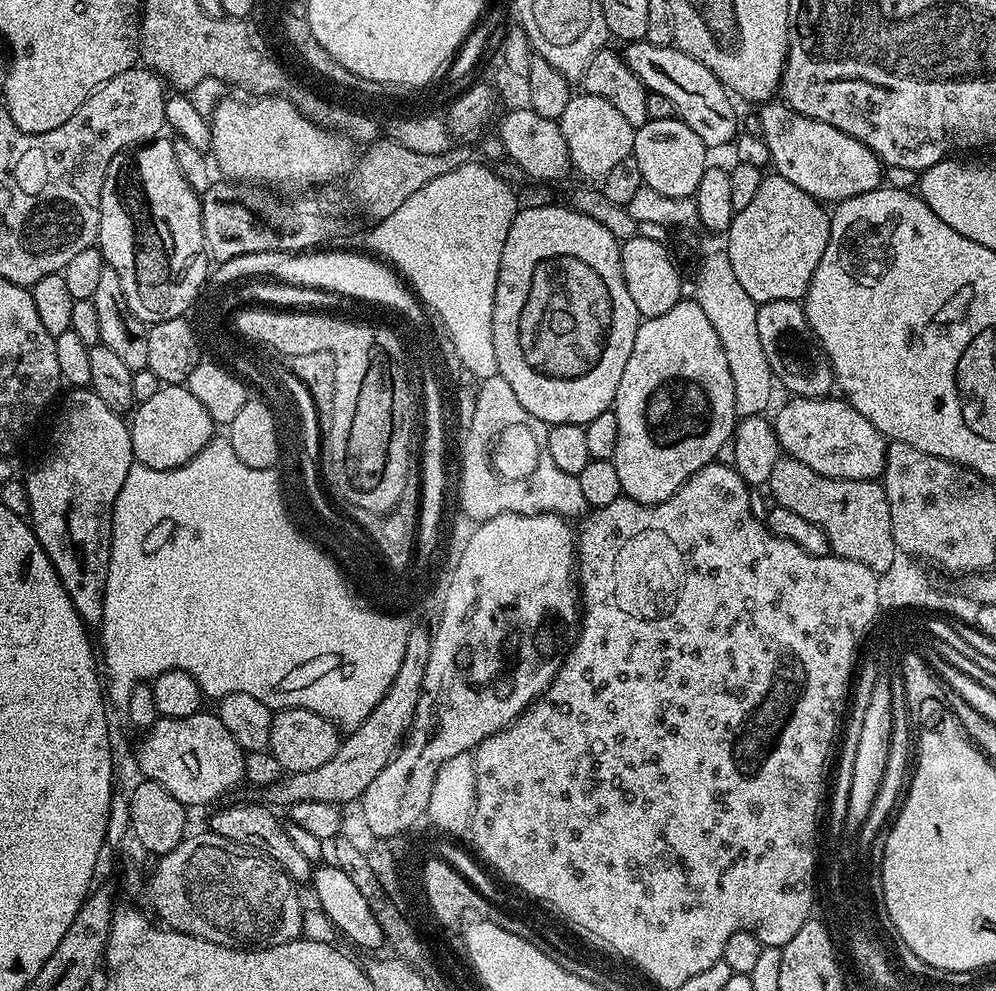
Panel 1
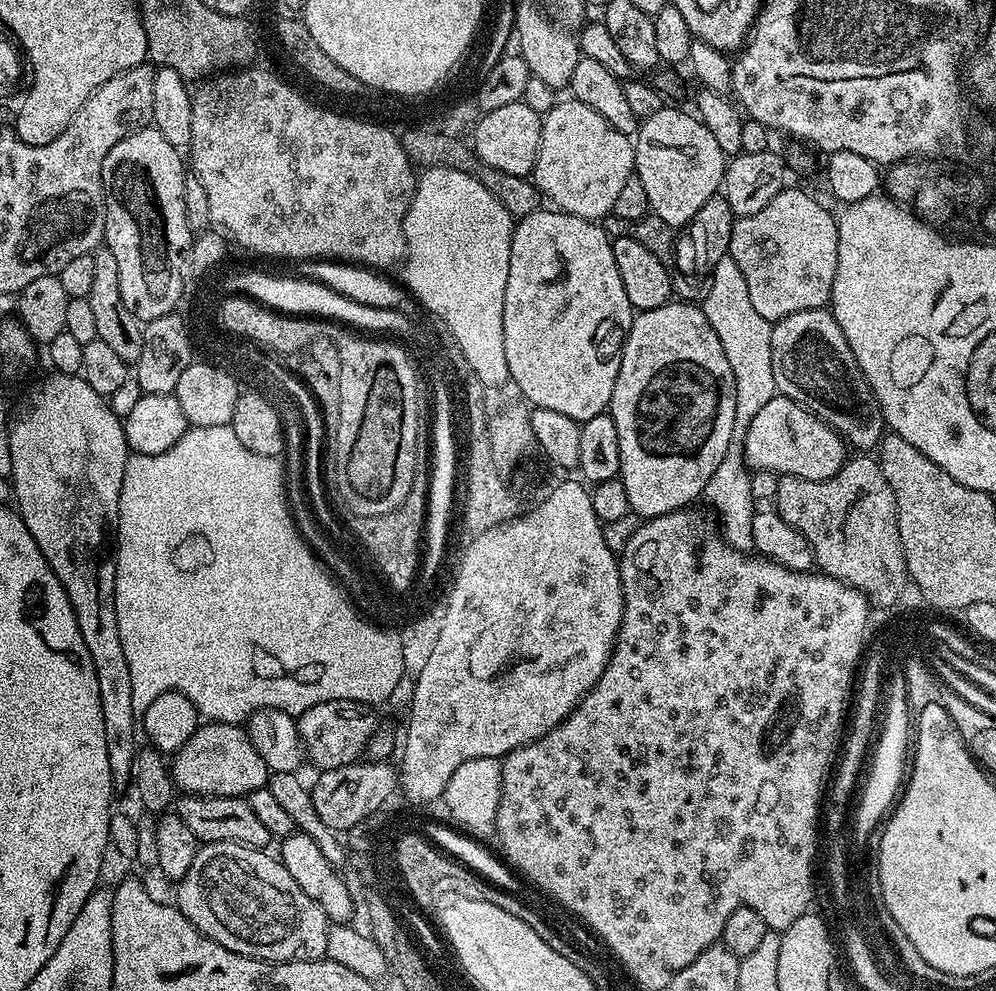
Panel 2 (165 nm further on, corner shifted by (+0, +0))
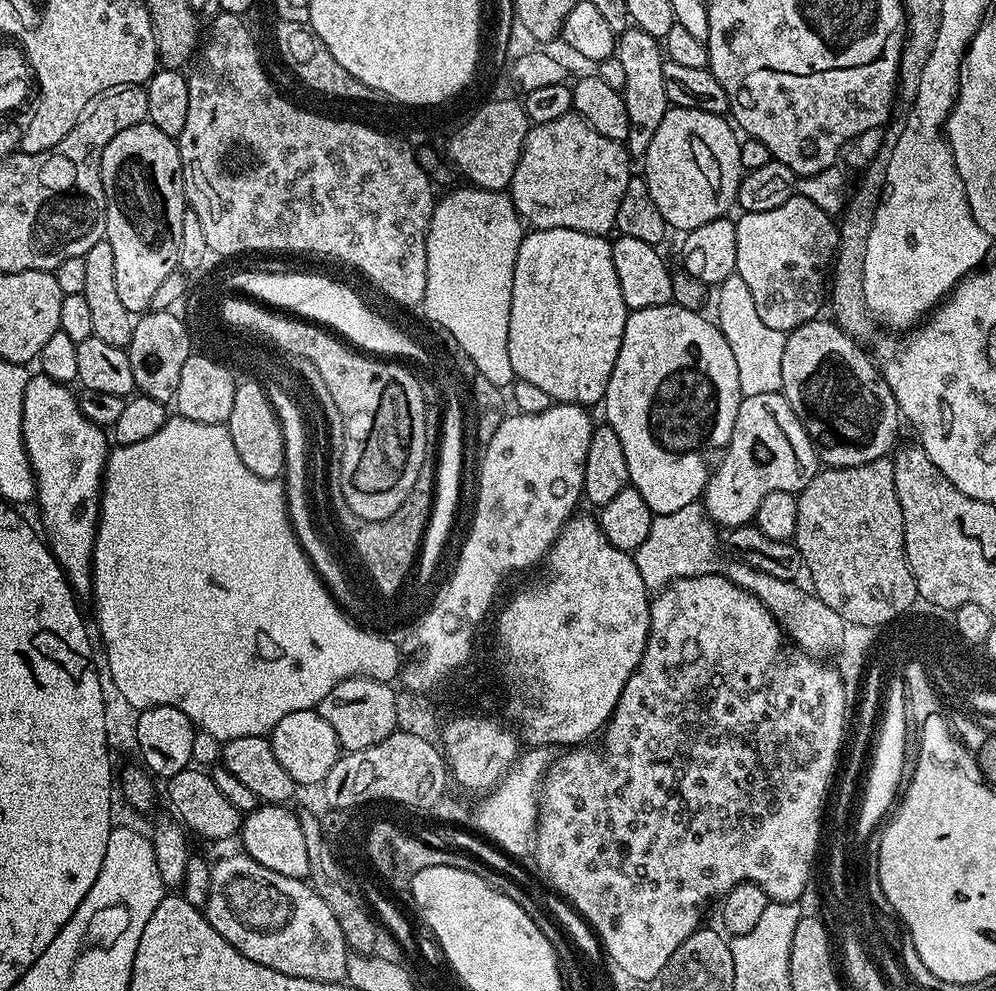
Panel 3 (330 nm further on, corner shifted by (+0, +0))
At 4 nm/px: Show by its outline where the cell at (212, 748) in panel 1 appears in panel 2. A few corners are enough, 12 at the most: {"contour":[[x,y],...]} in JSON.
{"contour":[[204,722],[170,760],[193,796],[248,797],[270,769],[238,724]]}

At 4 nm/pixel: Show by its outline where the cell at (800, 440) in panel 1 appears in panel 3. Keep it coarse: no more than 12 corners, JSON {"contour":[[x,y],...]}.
{"contour":[[783,394],[746,396],[702,503],[724,530],[821,468]]}

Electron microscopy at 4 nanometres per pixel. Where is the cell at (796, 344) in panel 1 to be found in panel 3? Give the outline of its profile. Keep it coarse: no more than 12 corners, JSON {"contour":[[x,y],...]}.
{"contour":[[831,319],[787,333],[782,394],[821,465],[888,456],[900,407]]}

